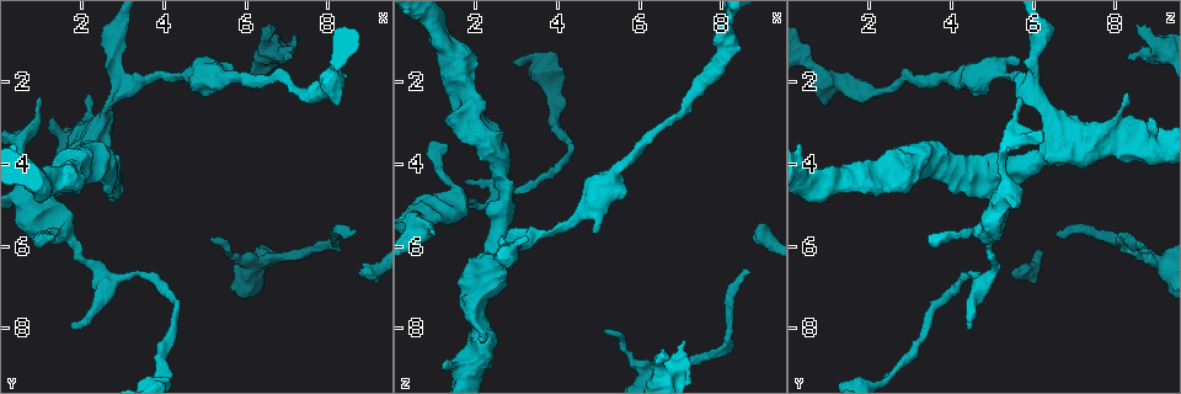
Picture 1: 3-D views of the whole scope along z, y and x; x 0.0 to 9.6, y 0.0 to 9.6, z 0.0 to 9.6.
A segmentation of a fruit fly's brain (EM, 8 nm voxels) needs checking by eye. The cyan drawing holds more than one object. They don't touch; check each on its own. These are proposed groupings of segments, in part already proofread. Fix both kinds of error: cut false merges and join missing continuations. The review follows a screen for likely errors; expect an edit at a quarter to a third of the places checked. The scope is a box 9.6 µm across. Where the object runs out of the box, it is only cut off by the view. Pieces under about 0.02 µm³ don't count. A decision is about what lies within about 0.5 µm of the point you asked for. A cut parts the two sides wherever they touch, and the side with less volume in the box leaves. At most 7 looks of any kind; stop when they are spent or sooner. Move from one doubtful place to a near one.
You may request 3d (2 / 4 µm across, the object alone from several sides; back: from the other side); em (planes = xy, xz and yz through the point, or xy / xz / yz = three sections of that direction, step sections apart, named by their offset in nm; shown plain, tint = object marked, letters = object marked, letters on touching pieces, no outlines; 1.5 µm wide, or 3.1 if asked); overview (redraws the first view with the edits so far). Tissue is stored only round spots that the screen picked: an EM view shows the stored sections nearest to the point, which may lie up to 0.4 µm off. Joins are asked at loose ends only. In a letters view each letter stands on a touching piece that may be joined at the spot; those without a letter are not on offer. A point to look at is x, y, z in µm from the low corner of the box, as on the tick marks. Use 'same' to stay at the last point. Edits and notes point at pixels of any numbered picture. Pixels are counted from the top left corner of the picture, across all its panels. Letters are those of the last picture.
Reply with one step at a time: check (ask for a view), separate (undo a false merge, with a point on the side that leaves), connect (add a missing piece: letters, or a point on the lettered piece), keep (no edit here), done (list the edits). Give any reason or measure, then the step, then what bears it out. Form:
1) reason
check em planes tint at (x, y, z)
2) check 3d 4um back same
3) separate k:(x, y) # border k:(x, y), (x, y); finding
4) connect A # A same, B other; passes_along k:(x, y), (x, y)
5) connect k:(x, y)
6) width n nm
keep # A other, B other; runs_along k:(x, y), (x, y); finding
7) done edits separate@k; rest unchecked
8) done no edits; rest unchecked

free end
check em xy step 8 tint at (0.95, 5.95, 3.40)

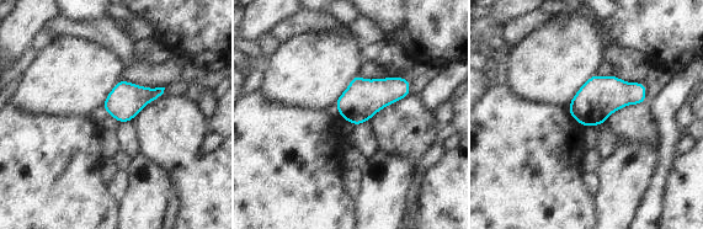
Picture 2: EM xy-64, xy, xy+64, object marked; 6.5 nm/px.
check em planes letters same

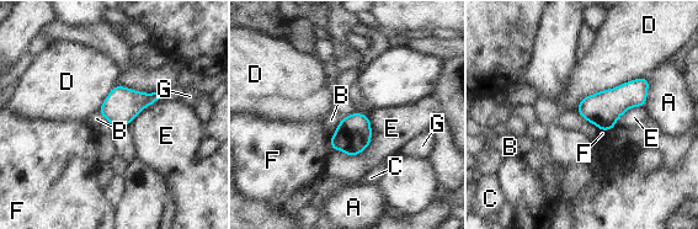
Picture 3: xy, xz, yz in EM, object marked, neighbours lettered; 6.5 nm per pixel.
keep # A other, B other, C other, D other, E other, F other, G other; border 3:(644, 76), (585, 95), (575, 108); none of them fits

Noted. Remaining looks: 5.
free end
check em xz step 4 tint at (4.95, 1.50, 5.70)

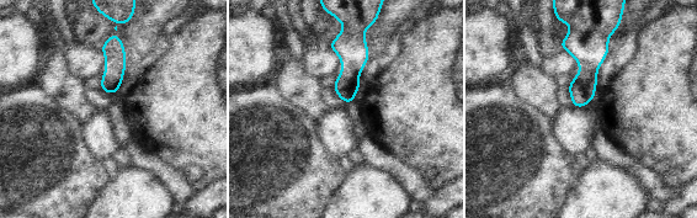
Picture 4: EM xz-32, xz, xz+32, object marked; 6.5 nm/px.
see the neighbours
check em xz step 4 letters same

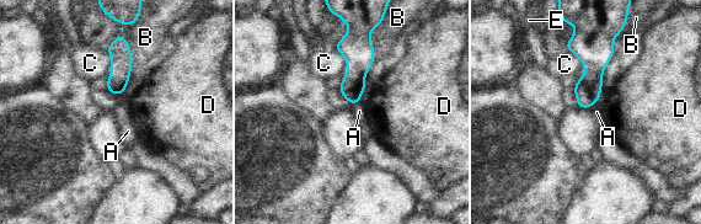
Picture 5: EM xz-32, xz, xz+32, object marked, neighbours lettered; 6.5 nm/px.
keep # A other, B other, C other, D other, E other; border 5:(358, 102), (351, 106); none of them fits

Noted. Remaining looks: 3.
branch stops here
check em planes letters at (7.05, 1.45, 8.30)

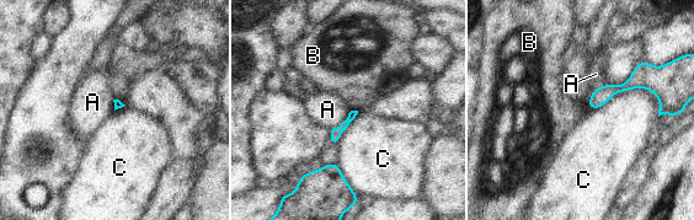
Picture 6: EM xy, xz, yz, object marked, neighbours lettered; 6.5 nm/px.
keep # A other, B other, C other; no lettered piece goes on from it

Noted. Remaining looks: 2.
done no edits; rest unchecked

